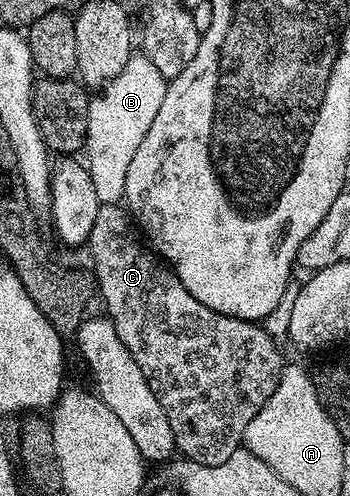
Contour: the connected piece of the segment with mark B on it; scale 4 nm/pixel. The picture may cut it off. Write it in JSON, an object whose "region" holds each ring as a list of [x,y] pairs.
{"region":[[[134,53],[118,76],[97,92],[96,113],[88,117],[84,162],[92,173],[92,185],[96,185],[99,204],[118,203],[125,196],[128,165],[132,165],[132,156],[136,149],[140,149],[144,133],[148,133],[156,112],[164,102],[167,82],[145,53]]]}

